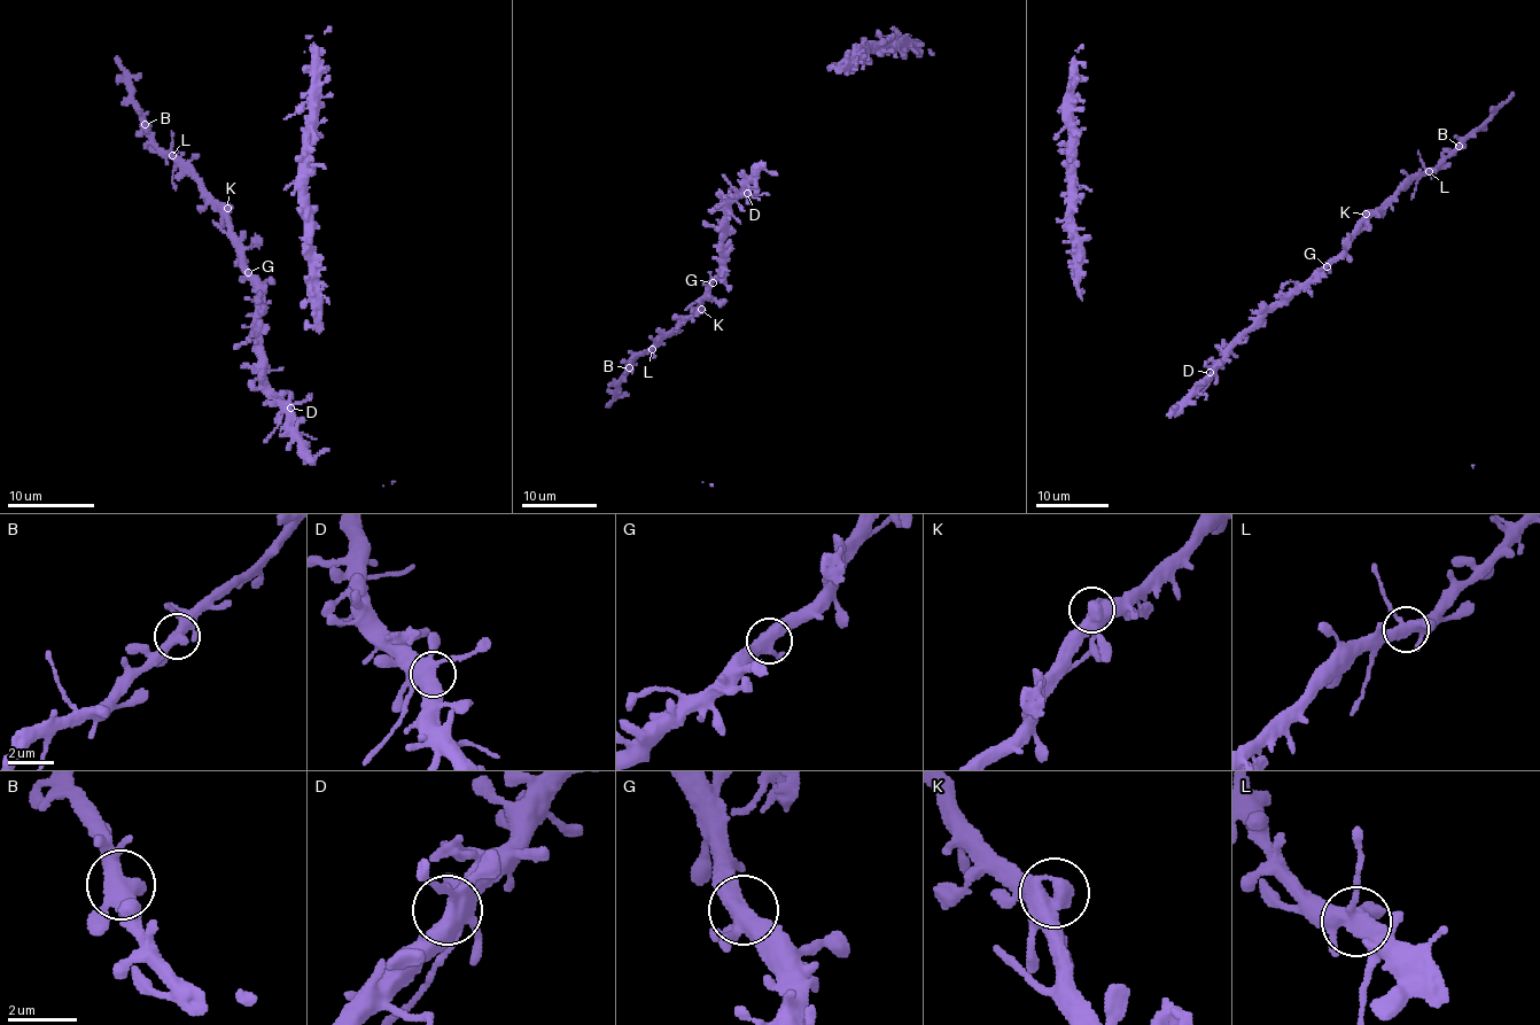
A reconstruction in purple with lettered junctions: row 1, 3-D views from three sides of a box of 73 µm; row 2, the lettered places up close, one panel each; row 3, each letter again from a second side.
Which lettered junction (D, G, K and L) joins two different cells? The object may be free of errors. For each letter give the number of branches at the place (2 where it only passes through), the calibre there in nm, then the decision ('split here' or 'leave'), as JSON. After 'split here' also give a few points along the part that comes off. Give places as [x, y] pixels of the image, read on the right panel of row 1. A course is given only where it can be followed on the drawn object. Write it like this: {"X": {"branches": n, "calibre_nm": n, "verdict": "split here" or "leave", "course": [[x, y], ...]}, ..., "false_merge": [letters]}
{"D": {"branches": 5, "calibre_nm": 460, "verdict": "leave"}, "G": {"branches": 4, "calibre_nm": 420, "verdict": "leave"}, "K": {"branches": 4, "calibre_nm": 440, "verdict": "leave"}, "L": {"branches": 5, "calibre_nm": 420, "verdict": "leave"}, "false_merge": []}

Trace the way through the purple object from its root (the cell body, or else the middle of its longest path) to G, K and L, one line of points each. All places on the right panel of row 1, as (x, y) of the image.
G: (1218, 363), (1242, 334), (1268, 312), (1281, 307), (1327, 266)
K: (1218, 363), (1242, 334), (1268, 312), (1281, 307), (1344, 249), (1366, 214)
L: (1218, 363), (1242, 334), (1268, 312), (1281, 307), (1344, 249), (1354, 231), (1400, 189), (1428, 172)

